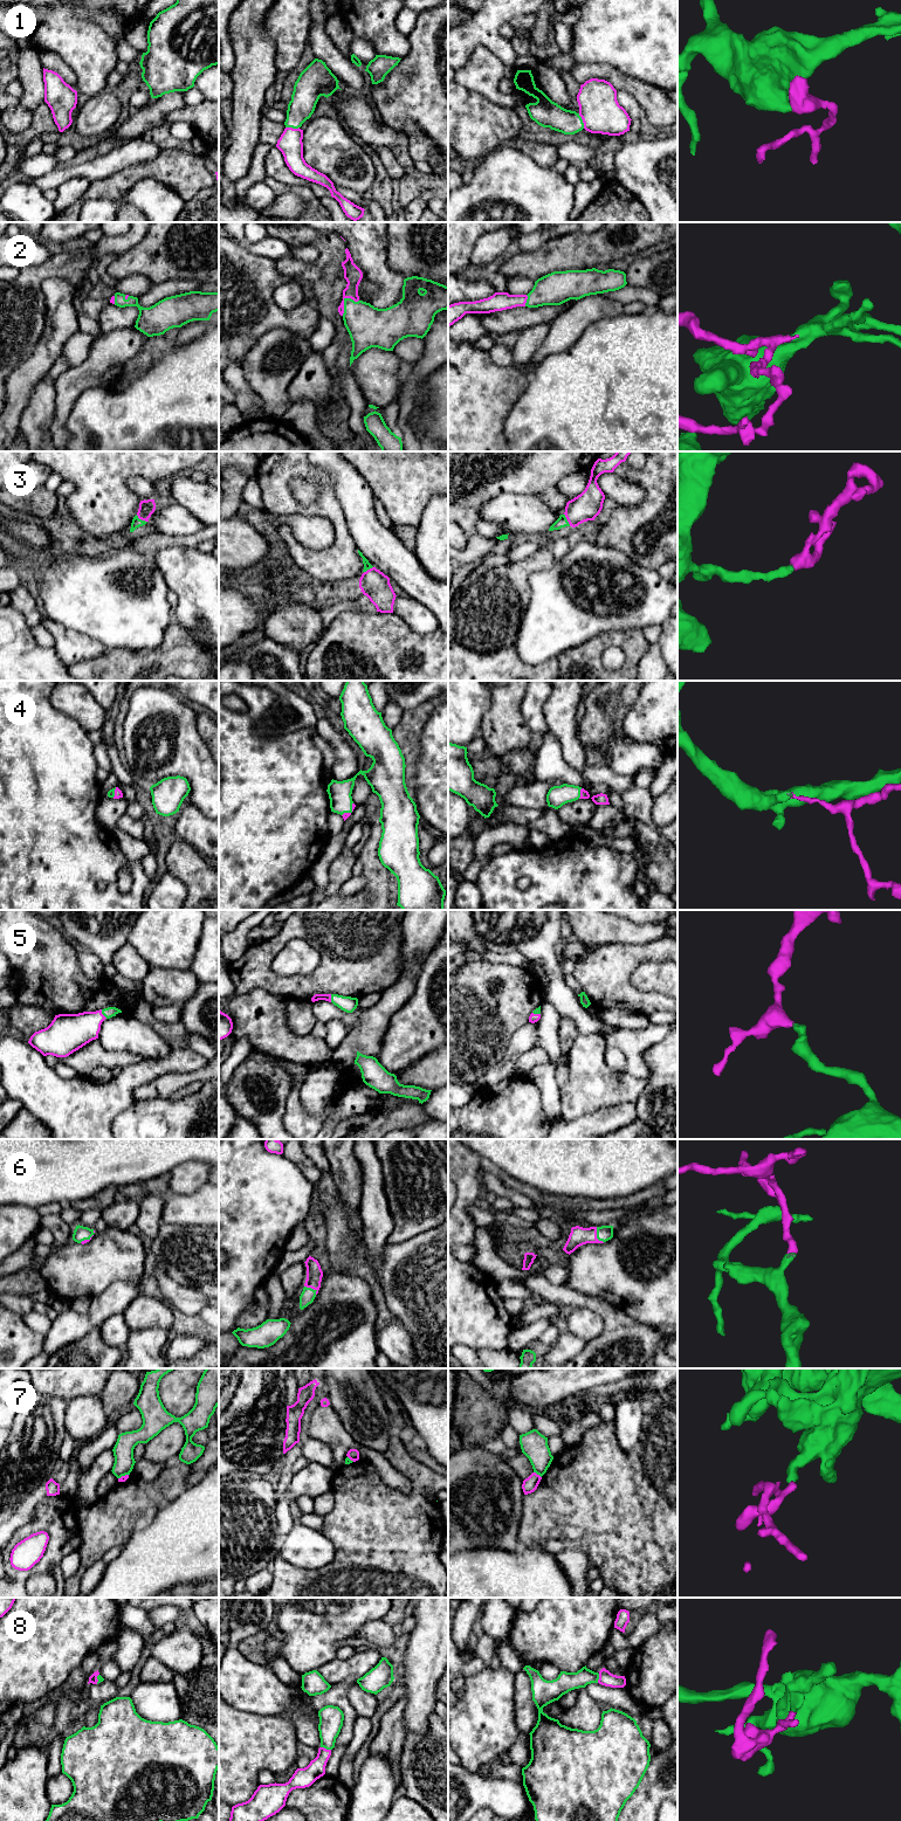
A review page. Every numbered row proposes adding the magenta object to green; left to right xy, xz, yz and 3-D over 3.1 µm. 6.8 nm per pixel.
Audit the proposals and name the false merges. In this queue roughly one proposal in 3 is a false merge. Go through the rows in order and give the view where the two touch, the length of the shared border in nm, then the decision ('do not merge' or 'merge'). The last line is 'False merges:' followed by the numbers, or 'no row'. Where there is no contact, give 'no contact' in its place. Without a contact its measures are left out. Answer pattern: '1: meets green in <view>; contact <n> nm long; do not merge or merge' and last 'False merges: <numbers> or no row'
1: meets green in yz; contact 110 nm long; merge
2: meets green in xz; contact 160 nm long; merge
3: meets green in xy; contact 90 nm long; merge
4: meets green in xz; contact 120 nm long; merge
5: meets green in xy; contact 80 nm long; merge
6: meets green in yz; contact 120 nm long; merge
7: meets green in yz; contact 70 nm long; do not merge
8: meets green in xz; contact 80 nm long; merge
False merges: 7

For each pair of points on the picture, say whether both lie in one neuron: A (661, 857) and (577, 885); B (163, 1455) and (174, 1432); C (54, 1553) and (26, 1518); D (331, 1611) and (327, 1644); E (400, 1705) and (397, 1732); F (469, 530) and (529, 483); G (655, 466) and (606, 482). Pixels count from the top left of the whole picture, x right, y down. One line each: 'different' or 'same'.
A: different
B: same
C: different
D: different
E: same
F: same
G: different

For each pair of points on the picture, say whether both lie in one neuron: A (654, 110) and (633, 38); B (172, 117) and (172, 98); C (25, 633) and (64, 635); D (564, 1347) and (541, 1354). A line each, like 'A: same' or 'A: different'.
A: different
B: different
C: different
D: same

